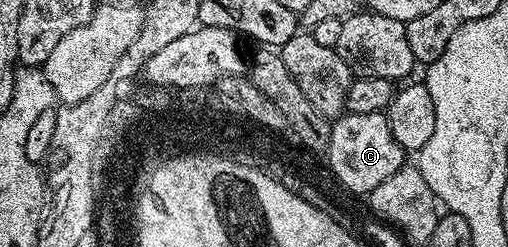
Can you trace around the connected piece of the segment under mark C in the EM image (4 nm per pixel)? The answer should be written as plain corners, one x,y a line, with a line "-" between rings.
382,111
352,115
344,113
331,123
331,136
327,146
326,166
343,191
352,195
366,197
371,194
385,177
393,177
397,169
405,165
405,152
397,145
397,137
393,137
393,129
389,129
389,121

